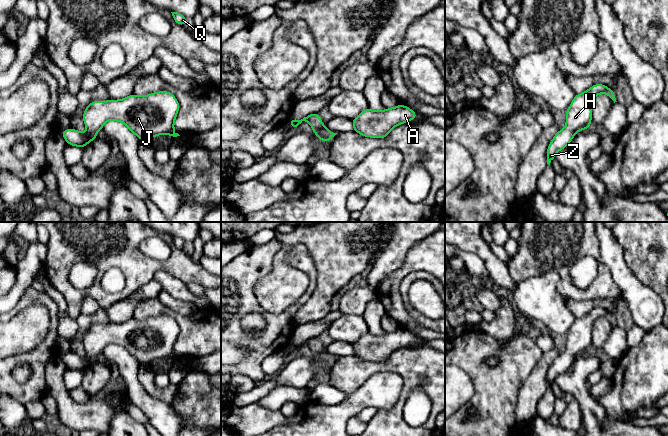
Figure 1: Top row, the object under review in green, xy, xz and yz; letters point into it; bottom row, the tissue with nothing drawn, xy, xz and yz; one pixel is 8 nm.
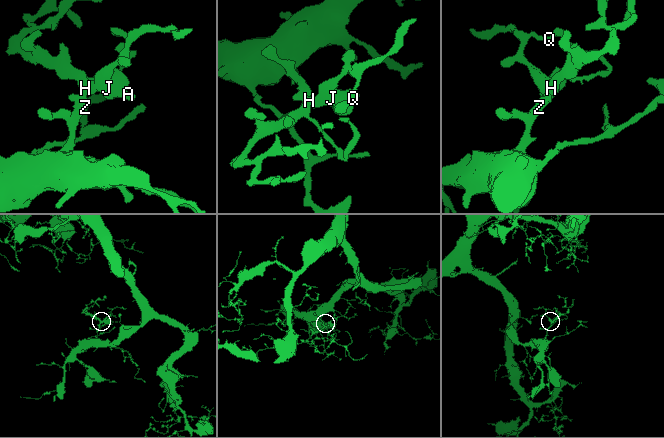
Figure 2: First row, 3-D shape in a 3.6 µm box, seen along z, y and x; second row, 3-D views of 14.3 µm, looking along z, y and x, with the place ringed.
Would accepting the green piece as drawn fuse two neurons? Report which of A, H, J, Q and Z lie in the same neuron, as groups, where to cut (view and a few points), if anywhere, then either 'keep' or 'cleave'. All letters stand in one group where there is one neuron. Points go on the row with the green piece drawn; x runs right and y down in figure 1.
A H J Q Z; no cut; keep

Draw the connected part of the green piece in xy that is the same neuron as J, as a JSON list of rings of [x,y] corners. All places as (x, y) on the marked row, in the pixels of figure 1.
[[[167,91],[145,96],[134,94],[120,100],[93,101],[83,113],[88,129],[81,133],[73,128],[62,131],[67,144],[84,148],[97,137],[97,132],[109,120],[124,123],[140,140],[166,134],[180,136],[174,132],[174,121],[180,105],[175,96]]]

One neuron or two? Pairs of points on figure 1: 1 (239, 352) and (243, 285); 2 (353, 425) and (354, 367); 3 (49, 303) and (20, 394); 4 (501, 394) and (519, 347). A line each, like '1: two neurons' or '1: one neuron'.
1: two neurons
2: two neurons
3: one neuron
4: one neuron

